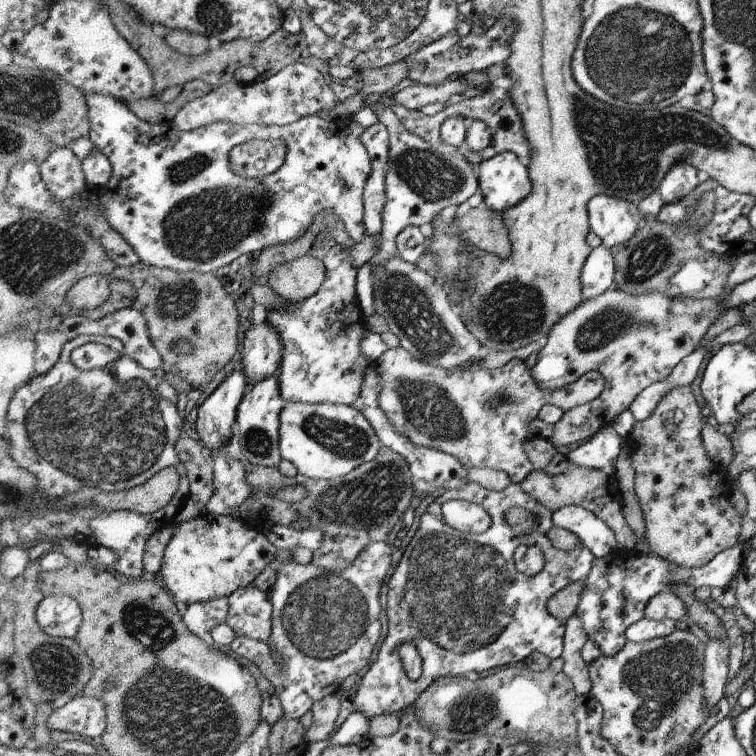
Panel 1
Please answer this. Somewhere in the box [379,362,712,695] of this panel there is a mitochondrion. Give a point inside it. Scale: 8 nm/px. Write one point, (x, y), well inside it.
(459, 592)

